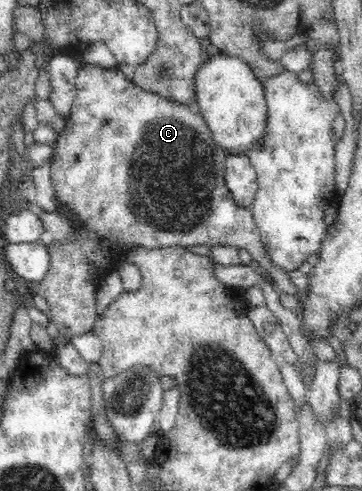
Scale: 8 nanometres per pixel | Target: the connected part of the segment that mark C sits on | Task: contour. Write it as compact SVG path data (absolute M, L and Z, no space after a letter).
M85 64L78 71L76 86L70 114L56 139L50 161L54 195L60 212L66 214L66 209L71 209L75 235L46 246L50 266L44 279L35 283L35 293L46 299L53 324L62 338L72 339L92 332L98 317L96 295L101 275L112 271L113 265L123 263L129 250L196 245L246 249L251 253L254 266L271 278L281 292L299 297L288 272L274 266L268 258L251 209L238 207L231 198L225 177L227 153L217 145L196 109L143 90L133 80L125 78L117 67Z

